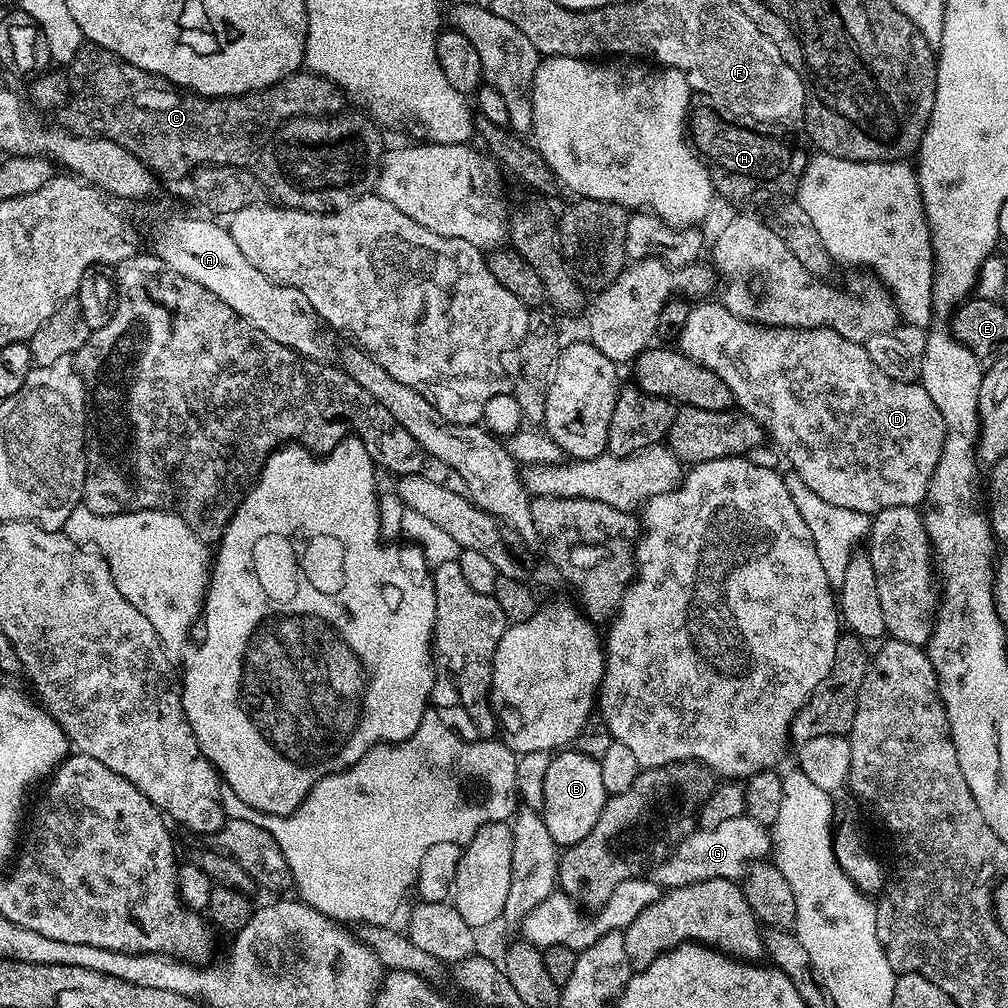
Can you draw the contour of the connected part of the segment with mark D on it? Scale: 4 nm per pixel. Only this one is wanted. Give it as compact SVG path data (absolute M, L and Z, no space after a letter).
M708 302L697 303L700 304L697 308L696 305L689 307L686 322L681 326L678 333L679 351L694 362L706 366L706 370L718 374L718 378L722 378L722 382L726 382L735 407L739 411L745 412L750 418L754 418L754 422L758 422L764 427L767 439L775 445L779 455L785 461L788 459L788 464L792 467L789 469L795 476L802 478L802 482L806 482L806 486L810 486L810 490L814 490L814 494L818 494L818 498L822 498L822 502L830 502L830 506L846 506L846 510L858 510L865 514L875 514L894 506L916 508L925 503L928 483L934 474L934 466L938 466L938 458L942 456L945 426L942 414L938 414L938 406L934 406L930 394L926 394L926 390L919 382L895 380L882 374L882 370L878 370L878 366L874 366L874 362L870 362L870 354L866 354L863 343L842 338L832 329L768 327L736 317L720 302L715 302L715 304L704 303Z

